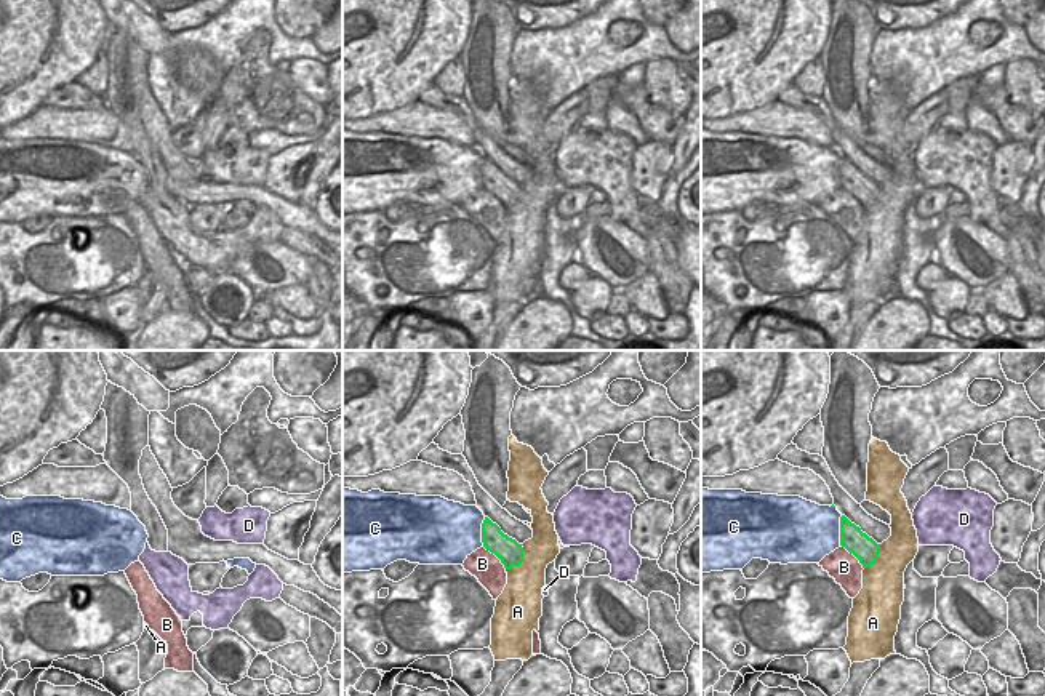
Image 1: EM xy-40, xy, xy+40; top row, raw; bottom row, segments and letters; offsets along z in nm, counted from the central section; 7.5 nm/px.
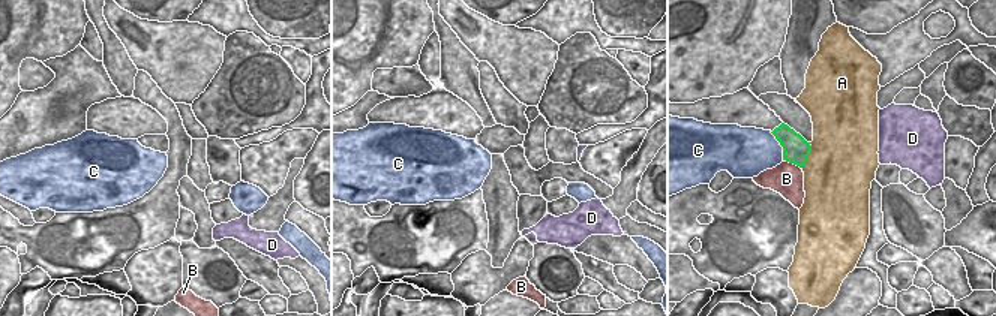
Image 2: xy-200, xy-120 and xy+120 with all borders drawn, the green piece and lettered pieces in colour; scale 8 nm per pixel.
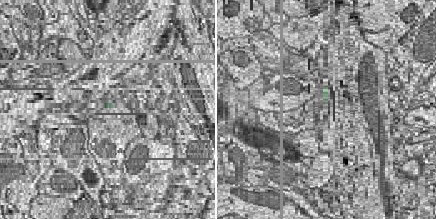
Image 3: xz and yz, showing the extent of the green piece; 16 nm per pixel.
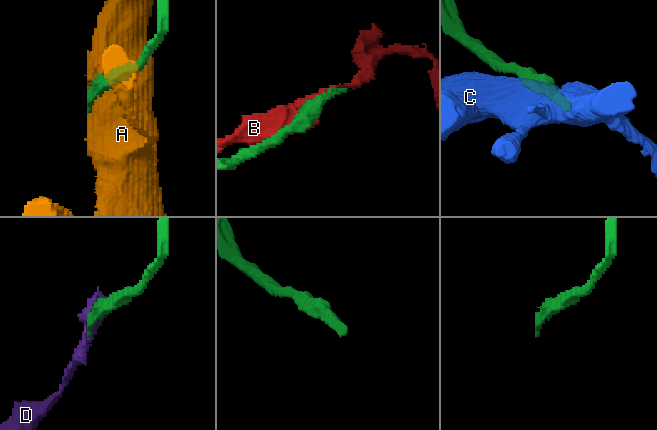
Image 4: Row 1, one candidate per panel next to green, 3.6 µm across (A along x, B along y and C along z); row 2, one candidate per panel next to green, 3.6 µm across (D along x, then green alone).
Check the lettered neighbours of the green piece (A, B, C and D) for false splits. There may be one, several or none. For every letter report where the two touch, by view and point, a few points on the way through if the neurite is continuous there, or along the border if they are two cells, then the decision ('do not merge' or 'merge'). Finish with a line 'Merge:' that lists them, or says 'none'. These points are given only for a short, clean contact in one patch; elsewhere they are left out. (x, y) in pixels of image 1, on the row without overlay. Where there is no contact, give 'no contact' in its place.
A: contact xy (522, 202); do not merge
B: contact xy (496, 197); do not merge
C: contact xy+40 (840, 173); do not merge
D: no contact; merge
Merge: D

